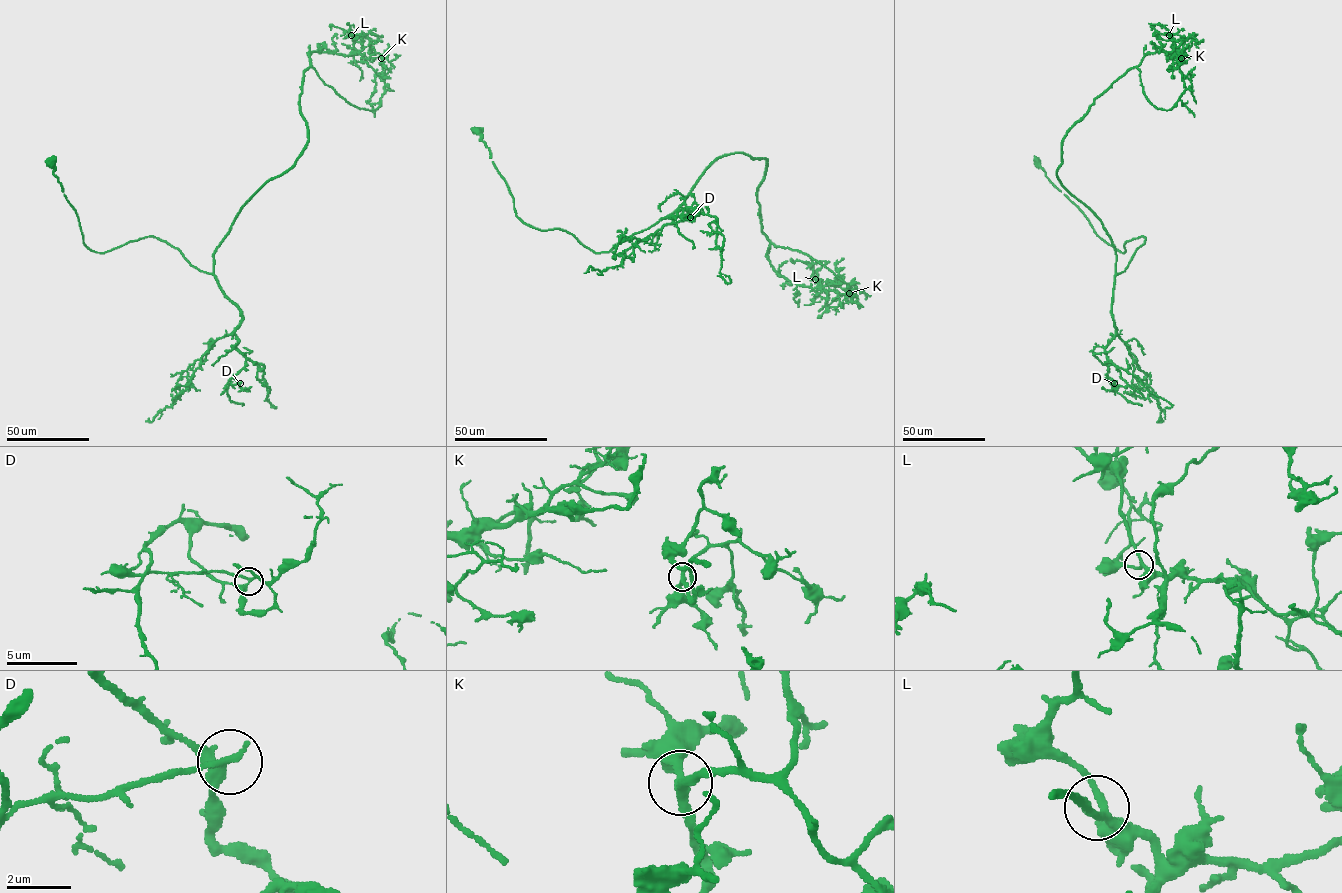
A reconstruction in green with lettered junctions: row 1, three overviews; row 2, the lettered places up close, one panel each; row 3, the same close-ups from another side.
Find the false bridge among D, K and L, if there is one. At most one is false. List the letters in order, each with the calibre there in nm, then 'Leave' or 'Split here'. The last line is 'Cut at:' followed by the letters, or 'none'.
D: Thickness 280 nm. Split here
K: Thickness 260 nm. Leave
L: Thickness 240 nm. Leave
Cut at: D

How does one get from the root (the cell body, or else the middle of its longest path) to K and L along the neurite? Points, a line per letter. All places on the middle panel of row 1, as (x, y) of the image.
K: (476, 130), (516, 215), (597, 253), (672, 214), (721, 156), (765, 158), (761, 230), (828, 268), (849, 293)
L: (476, 130), (516, 215), (597, 253), (672, 214), (721, 156), (765, 158), (766, 257), (815, 279)

